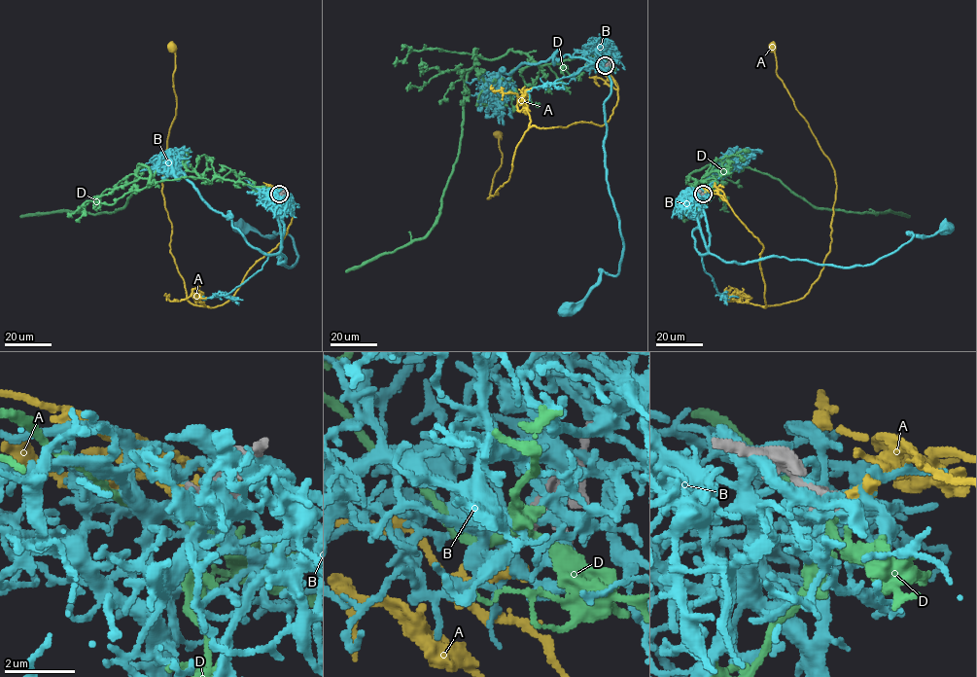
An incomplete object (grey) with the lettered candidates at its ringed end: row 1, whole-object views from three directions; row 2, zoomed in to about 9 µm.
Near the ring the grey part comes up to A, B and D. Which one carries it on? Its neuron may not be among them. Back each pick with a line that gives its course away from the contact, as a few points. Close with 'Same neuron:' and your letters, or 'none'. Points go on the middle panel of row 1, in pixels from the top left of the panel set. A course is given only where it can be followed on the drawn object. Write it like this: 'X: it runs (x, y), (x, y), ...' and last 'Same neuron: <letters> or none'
A: it runs (606, 65), (617, 88), (608, 121), (531, 126), (516, 148), (509, 179), (488, 198), (502, 163), (498, 135)
Same neuron: A

